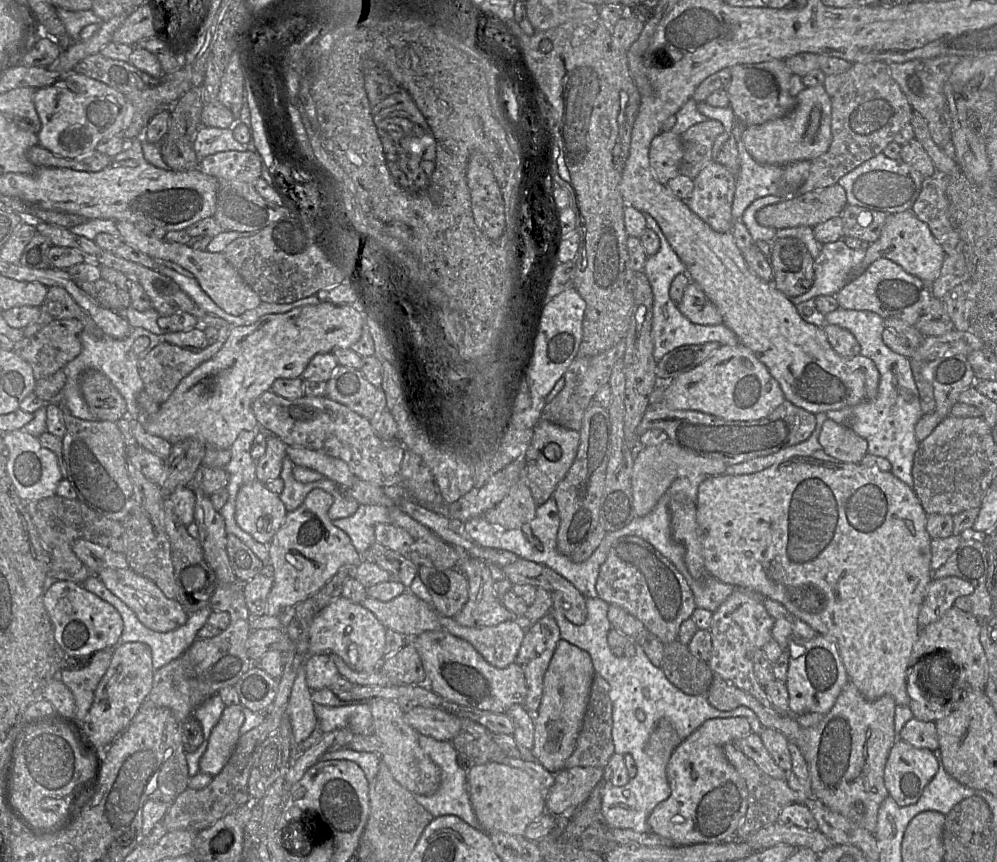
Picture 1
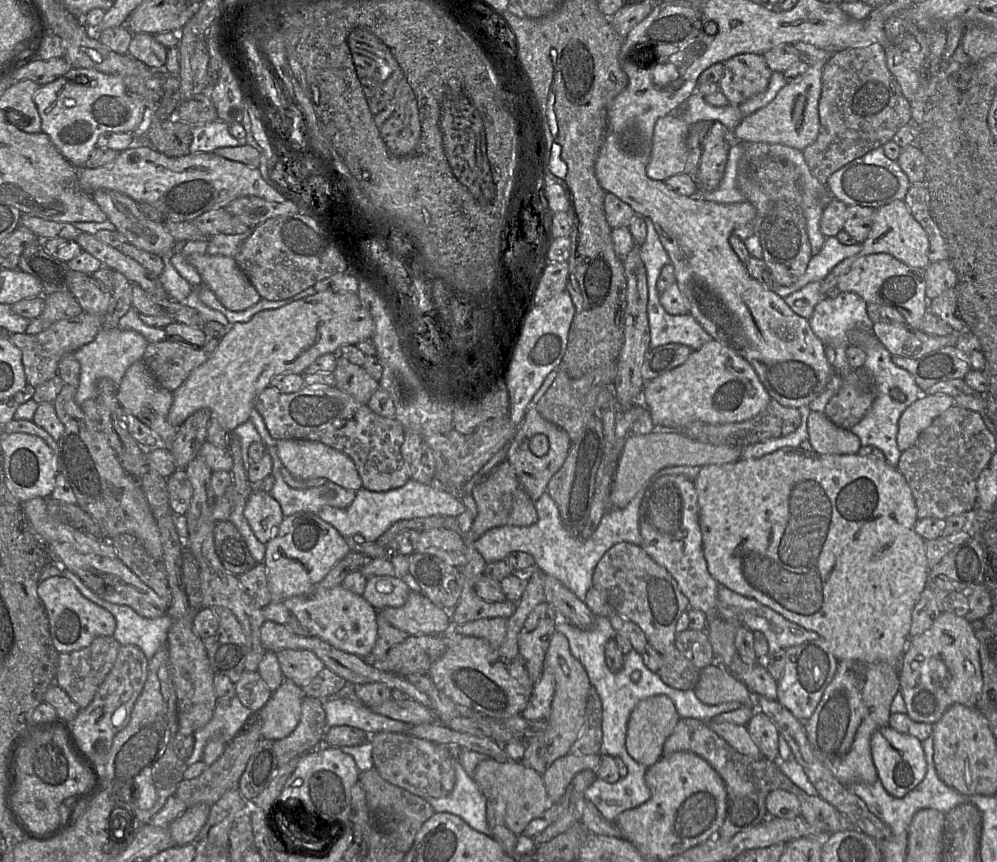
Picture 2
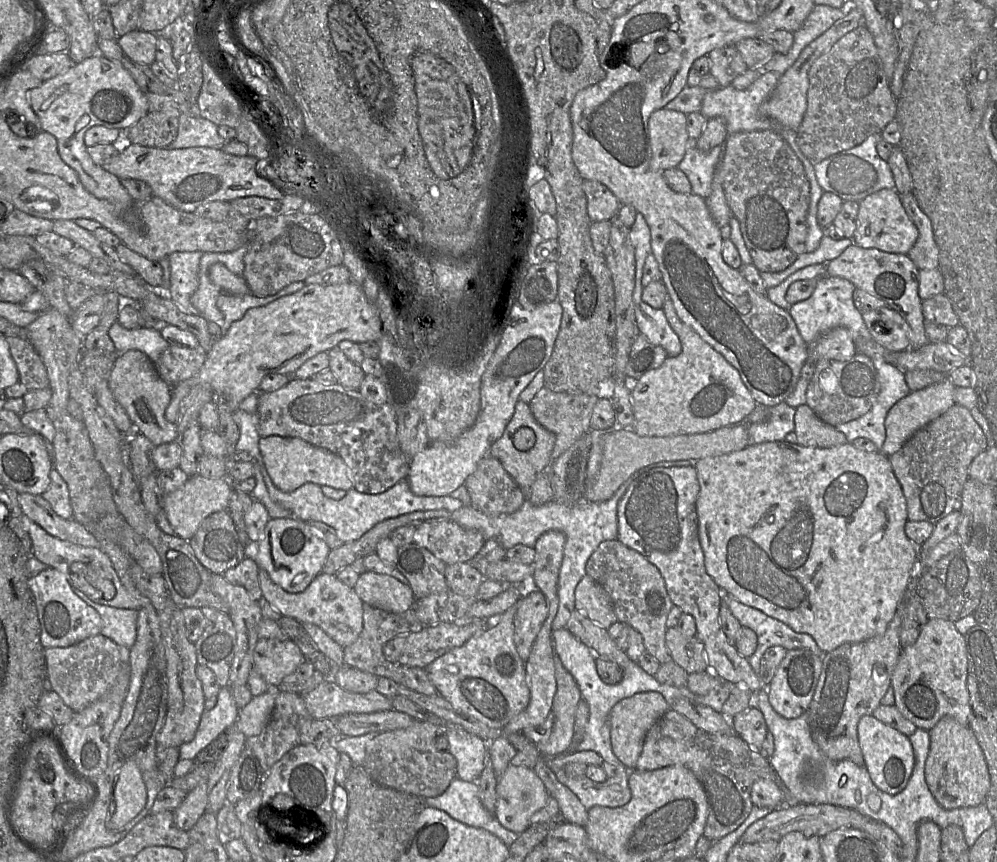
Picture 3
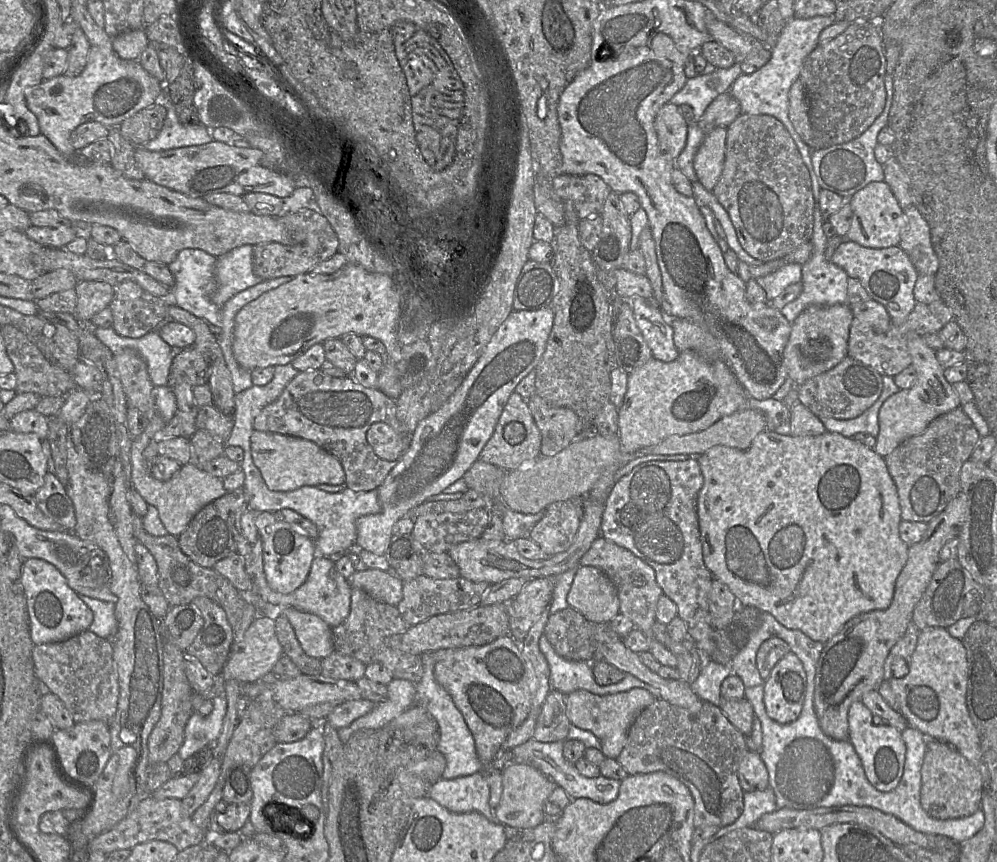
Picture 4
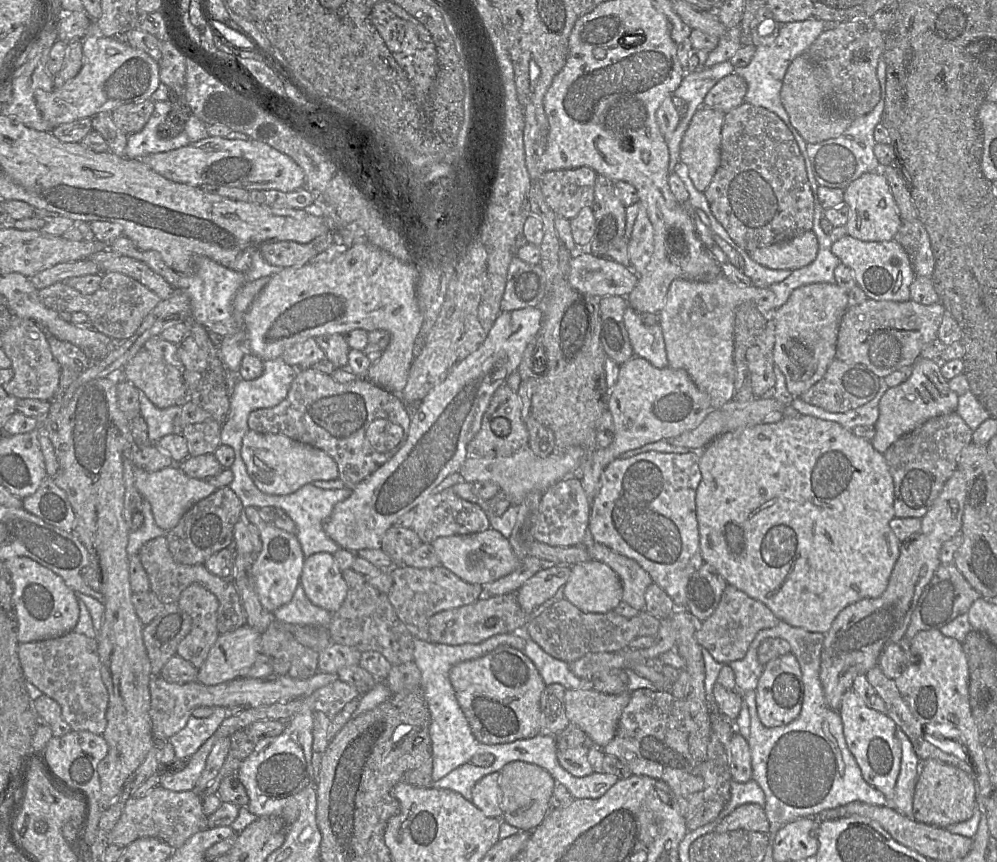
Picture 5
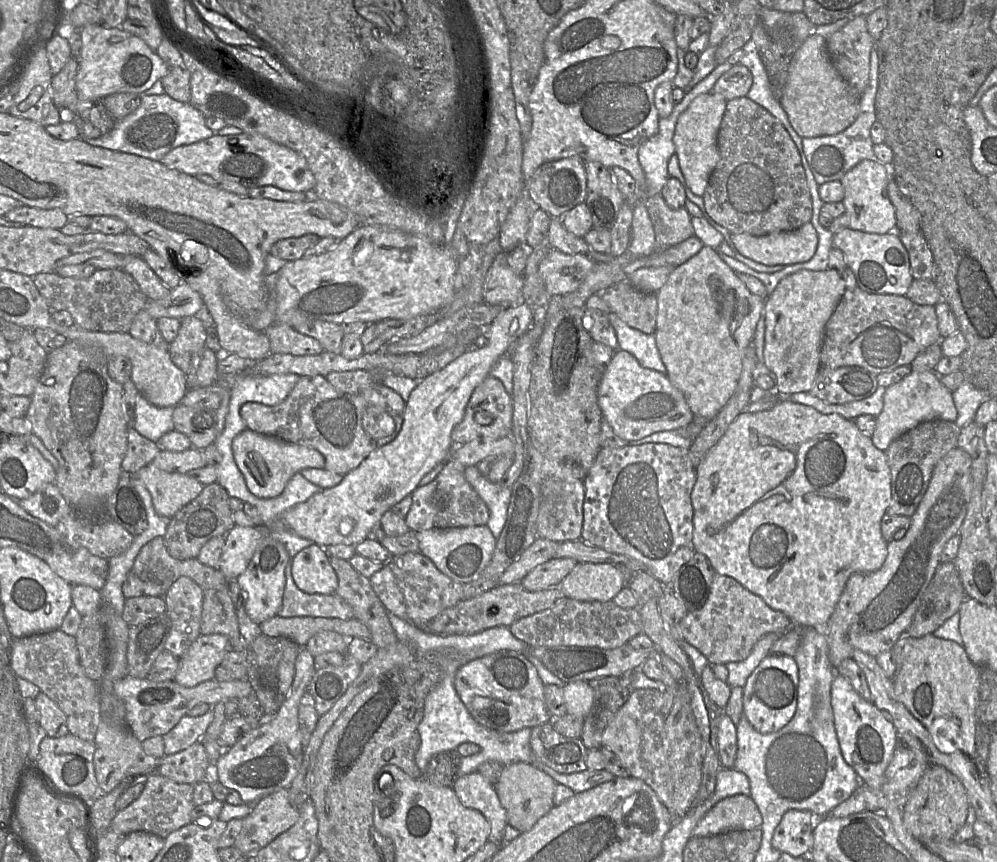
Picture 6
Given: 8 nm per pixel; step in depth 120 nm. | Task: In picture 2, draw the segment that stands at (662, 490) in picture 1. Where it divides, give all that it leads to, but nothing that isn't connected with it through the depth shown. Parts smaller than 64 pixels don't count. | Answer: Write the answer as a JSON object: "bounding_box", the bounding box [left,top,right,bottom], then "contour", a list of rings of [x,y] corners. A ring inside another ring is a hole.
{"bounding_box":[611,429,741,508],"contour":[[[655,429],[644,435],[631,433],[624,441],[612,481],[611,505],[615,508],[623,508],[628,505],[636,494],[663,468],[727,464],[739,460],[741,454],[741,450],[734,447],[703,443],[666,430]]]}

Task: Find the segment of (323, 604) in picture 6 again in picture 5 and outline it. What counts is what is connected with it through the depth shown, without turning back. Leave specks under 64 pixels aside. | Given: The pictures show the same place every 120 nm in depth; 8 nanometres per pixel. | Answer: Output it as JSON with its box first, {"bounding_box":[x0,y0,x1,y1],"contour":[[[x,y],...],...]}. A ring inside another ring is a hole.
{"bounding_box":[274,584,332,627],"contour":[[[299,584],[292,599],[274,612],[276,621],[293,625],[327,627],[332,614],[314,605]]]}

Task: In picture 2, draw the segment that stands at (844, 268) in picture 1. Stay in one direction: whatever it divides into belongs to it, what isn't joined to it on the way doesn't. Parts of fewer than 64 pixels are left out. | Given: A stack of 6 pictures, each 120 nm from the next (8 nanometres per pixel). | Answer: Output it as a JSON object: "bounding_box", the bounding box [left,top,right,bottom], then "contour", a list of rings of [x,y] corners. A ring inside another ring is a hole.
{"bounding_box":[773,237,861,299],"contour":[[[827,237],[820,252],[811,257],[803,276],[790,286],[774,284],[773,290],[783,299],[811,282],[821,282],[843,260],[858,254],[861,244],[843,245],[836,237]]]}

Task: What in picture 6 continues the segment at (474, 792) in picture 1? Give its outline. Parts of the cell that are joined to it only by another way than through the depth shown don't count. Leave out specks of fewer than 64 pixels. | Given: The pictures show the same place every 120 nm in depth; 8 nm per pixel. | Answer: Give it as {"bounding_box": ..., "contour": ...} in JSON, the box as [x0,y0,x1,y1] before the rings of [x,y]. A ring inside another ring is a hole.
{"bounding_box":[495,762,557,833],"contour":[[[514,762],[505,765],[495,789],[501,805],[507,811],[508,824],[521,833],[529,831],[554,807],[556,785],[557,782],[551,776],[531,764]]]}

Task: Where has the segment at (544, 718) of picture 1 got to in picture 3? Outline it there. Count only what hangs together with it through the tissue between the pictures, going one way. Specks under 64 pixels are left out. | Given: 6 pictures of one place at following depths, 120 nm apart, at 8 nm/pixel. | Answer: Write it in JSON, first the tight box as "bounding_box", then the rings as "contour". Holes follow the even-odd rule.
{"bounding_box":[511,649,581,769],"contour":[[[553,649],[553,660],[555,665],[556,693],[553,700],[554,726],[550,737],[544,742],[537,744],[537,752],[523,753],[518,751],[511,760],[512,766],[524,766],[533,769],[540,757],[549,759],[562,755],[571,749],[571,742],[574,736],[575,713],[579,702],[581,701],[581,692],[578,684],[571,673],[563,666],[559,657]]]}

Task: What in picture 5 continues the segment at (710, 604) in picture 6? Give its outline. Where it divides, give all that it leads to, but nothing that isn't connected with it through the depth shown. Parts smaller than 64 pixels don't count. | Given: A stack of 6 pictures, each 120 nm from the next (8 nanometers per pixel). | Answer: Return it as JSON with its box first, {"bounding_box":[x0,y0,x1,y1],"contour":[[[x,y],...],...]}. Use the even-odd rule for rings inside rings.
{"bounding_box":[695,584,780,664],"contour":[[[728,584],[713,614],[698,624],[695,638],[715,661],[728,664],[745,657],[759,631],[775,627],[779,622],[780,620],[762,602]]]}

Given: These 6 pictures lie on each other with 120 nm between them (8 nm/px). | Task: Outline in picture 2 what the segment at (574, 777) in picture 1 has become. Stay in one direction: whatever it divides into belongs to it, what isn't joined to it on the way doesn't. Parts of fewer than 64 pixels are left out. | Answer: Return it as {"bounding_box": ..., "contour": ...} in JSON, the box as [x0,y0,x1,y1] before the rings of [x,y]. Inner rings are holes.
{"bounding_box":[542,753,603,802],"contour":[[[570,753],[557,759],[542,775],[549,802],[560,802],[572,779],[583,770],[596,771],[603,756],[597,754],[574,756]]]}

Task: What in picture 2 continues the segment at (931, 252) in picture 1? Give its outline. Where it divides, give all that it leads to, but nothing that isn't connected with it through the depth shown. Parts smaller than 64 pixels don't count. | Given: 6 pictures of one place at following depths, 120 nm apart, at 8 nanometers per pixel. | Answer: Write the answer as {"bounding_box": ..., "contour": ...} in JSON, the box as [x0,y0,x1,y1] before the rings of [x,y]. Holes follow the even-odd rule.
{"bounding_box":[820,200,930,295],"contour":[[[895,200],[875,209],[871,230],[867,239],[862,242],[860,252],[843,260],[832,269],[825,279],[821,281],[820,293],[825,295],[829,290],[835,288],[838,278],[846,274],[853,263],[860,257],[886,253],[910,267],[926,269],[930,264],[928,251],[929,240],[925,230],[911,215],[905,202],[903,200]]]}

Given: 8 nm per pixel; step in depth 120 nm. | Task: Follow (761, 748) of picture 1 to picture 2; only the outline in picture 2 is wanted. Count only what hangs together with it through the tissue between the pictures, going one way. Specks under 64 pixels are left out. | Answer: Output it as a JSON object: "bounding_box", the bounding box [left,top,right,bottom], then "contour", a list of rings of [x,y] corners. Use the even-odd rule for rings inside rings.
{"bounding_box":[707,720,764,759],"contour":[[[713,720],[709,721],[707,725],[739,753],[755,759],[764,757],[751,738],[746,726]]]}

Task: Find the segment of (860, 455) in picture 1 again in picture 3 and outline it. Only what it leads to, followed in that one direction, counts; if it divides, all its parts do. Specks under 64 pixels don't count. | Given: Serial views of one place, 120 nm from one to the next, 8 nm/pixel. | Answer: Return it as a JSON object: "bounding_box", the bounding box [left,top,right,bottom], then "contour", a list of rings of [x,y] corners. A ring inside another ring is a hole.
{"bounding_box":[793,404,848,448],"contour":[[[803,404],[795,409],[793,432],[797,444],[805,447],[830,448],[848,443],[843,433],[819,419],[808,405]]]}

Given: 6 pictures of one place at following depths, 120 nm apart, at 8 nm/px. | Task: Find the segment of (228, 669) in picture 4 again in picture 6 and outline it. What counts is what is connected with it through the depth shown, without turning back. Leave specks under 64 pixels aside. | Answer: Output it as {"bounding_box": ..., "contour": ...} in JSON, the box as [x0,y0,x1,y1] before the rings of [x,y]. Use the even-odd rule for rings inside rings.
{"bounding_box":[174,635,229,687],"contour":[[[200,635],[179,658],[174,681],[184,687],[194,687],[213,680],[216,668],[229,649],[229,640],[224,635]]]}

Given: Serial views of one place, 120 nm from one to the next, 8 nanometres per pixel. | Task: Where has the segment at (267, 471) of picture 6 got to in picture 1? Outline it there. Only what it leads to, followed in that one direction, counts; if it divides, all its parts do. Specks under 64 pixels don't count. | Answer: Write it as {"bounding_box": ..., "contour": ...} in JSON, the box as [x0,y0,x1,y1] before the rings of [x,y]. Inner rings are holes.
{"bounding_box":[286,446,355,489],"contour":[[[288,446],[286,453],[294,465],[321,473],[342,489],[350,489],[355,482],[355,475],[351,472],[348,464],[339,458],[317,450],[295,446]]]}

